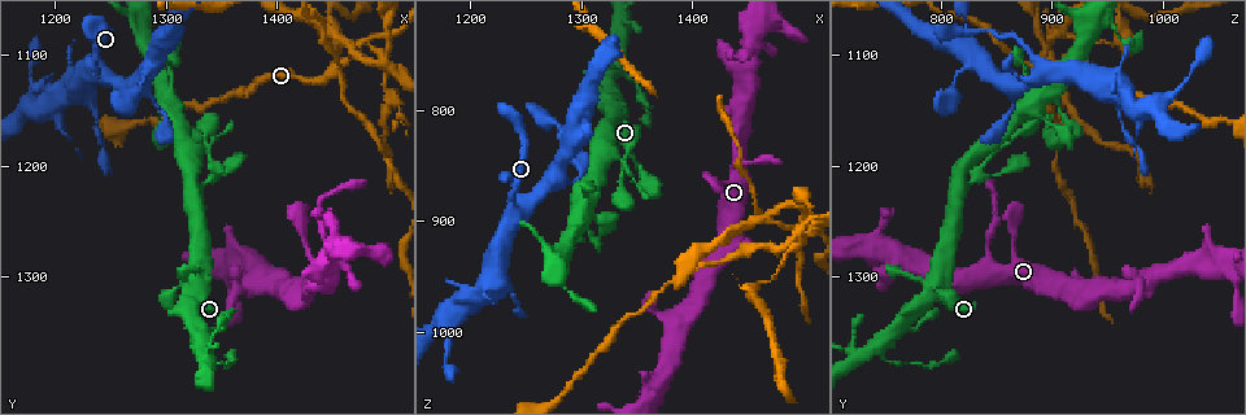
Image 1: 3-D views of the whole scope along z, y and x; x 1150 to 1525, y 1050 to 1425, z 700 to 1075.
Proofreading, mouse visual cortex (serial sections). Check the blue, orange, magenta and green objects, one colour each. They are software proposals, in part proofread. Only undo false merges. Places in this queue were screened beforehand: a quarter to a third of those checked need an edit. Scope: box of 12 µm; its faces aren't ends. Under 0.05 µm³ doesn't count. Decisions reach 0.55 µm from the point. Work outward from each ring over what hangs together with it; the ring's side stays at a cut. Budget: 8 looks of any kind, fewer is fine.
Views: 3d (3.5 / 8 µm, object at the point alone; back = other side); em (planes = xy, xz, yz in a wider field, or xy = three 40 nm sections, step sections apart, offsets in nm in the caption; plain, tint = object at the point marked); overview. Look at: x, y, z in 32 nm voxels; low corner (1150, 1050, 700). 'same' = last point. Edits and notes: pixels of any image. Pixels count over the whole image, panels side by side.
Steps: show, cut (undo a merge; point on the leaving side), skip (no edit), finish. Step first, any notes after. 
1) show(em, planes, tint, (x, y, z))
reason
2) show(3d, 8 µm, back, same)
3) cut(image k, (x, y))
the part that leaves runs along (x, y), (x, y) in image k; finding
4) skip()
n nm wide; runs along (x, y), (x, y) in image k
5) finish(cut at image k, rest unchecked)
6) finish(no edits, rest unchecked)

show(3d, 3.5 µm, (1480, 1088, 930))
sharp bend

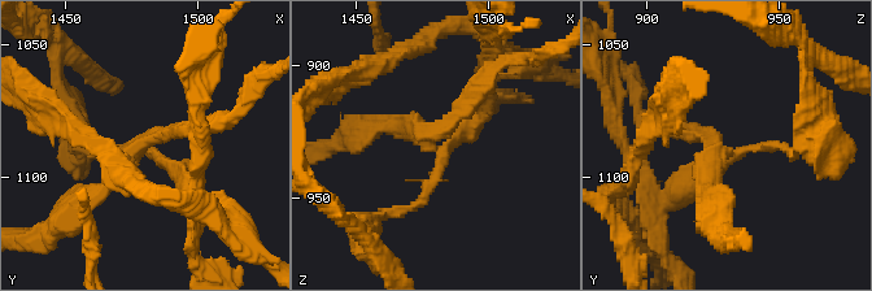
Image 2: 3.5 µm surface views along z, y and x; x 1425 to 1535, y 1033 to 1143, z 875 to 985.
show(em, xy, step 3, tint, (1481, 1090, 932))
4 arms; arms of 150, 200, 200, 200 nm

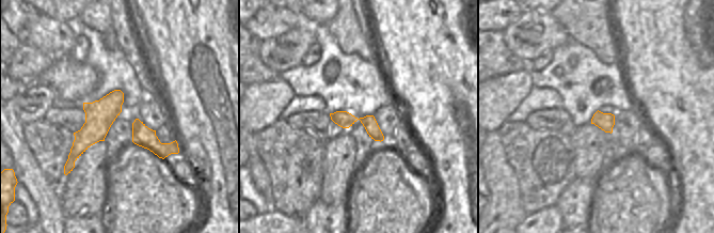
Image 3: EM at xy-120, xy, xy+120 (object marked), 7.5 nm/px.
show(em, xy, step 1, tint, same)
another direction

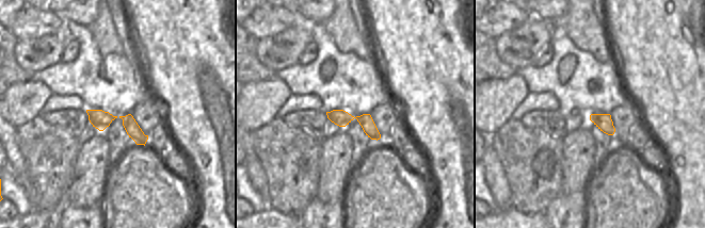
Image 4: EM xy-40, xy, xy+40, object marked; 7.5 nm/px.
cut(image 2, (475, 122))
the part that leaves runs along (151, 150), (199, 202), (222, 209) in image 2; a second cell is stuck on

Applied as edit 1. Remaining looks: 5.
show(overview)
see it whole again

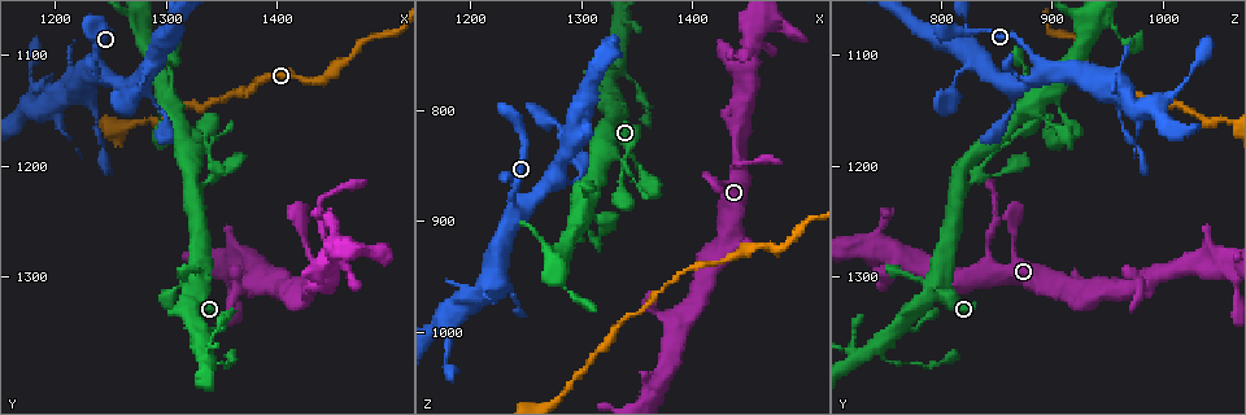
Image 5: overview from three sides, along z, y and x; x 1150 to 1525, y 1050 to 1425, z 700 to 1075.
show(3d, 8 µm, (1446, 1270, 842))
thin neck

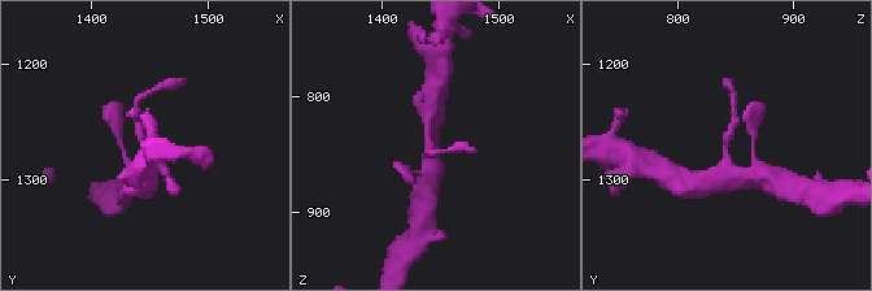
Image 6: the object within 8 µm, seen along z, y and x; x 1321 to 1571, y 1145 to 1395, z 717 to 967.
show(em, xy, step 2, tint, (1446, 1270, 842))
arms of 200, 400 nm

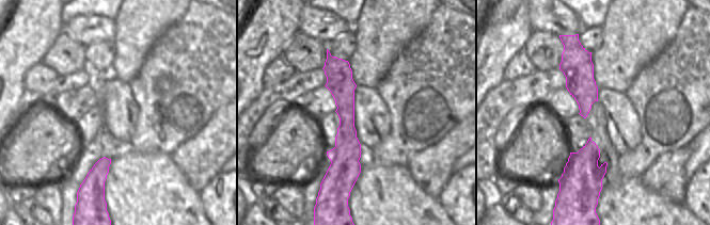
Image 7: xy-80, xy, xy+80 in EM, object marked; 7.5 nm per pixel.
skip()
runs along (140, 176), (136, 109) in image 6; all the same cell

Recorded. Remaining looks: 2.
show(3d, 8 µm, (1306, 1114, 876))

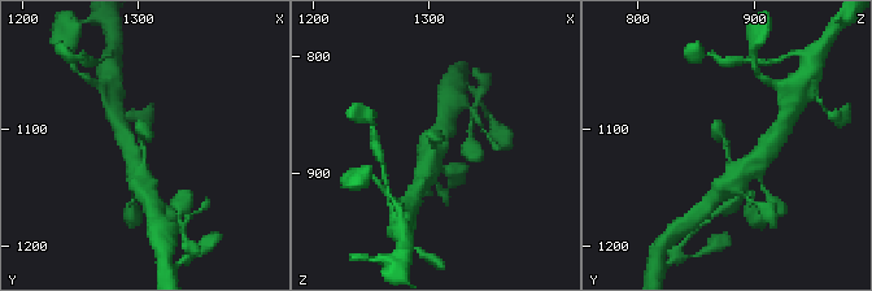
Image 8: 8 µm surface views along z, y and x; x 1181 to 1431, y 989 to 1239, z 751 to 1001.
show(3d, 3.5 µm, (1308, 1114, 878))
closer look

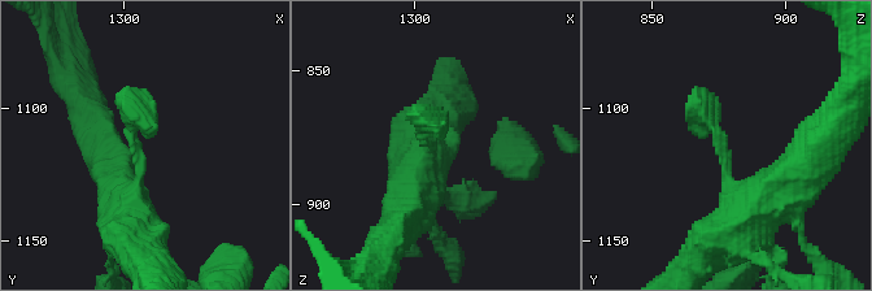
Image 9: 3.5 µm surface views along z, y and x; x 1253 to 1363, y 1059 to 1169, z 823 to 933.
skip()
runs along (740, 224), (746, 216), (697, 88) in image 9; all the same cell

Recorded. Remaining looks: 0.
finish(cut at image 2, rest unchecked)

